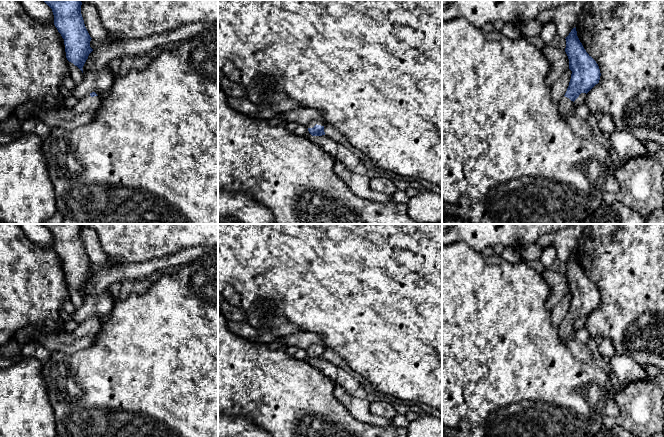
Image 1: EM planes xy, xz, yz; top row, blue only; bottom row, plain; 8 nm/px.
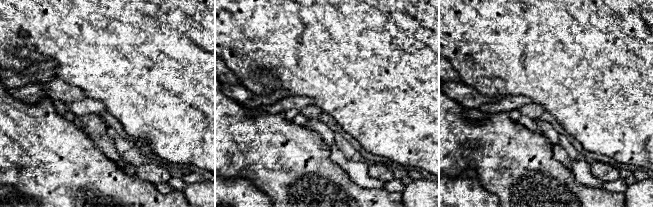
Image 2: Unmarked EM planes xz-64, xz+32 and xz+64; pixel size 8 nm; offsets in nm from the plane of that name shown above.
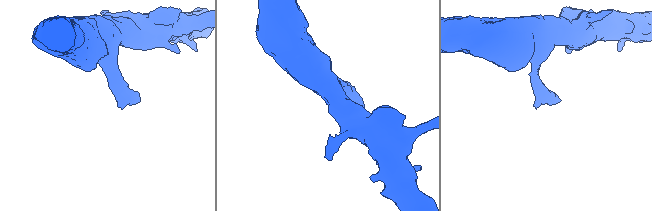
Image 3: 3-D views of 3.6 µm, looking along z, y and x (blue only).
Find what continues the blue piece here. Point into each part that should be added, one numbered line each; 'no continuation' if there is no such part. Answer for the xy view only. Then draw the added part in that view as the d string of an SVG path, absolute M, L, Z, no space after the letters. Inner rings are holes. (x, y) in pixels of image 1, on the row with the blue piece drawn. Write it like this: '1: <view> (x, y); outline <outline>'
1: xy (84, 111); outline M90 94L78 101L72 110L44 109L39 107L37 102L29 101L19 105L13 114L20 124L30 117L35 117L45 122L50 128L73 130L89 123L94 118L101 103L101 96L91 97Z

